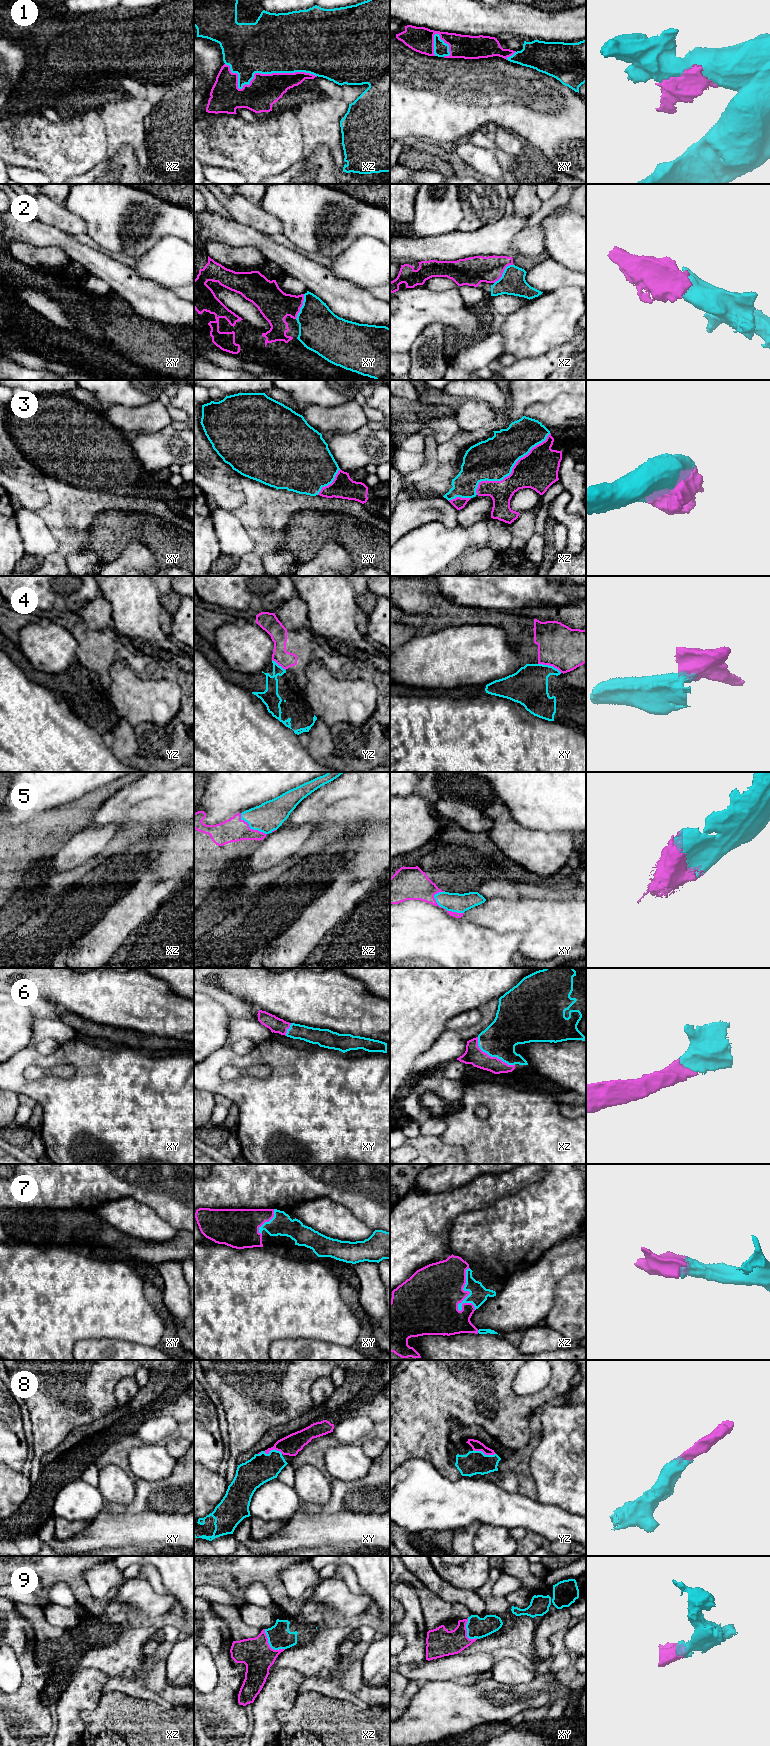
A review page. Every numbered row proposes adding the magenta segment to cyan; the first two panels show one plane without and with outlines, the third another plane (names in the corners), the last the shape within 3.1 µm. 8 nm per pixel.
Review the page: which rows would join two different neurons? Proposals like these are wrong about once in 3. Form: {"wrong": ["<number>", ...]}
{"wrong": ["4"]}

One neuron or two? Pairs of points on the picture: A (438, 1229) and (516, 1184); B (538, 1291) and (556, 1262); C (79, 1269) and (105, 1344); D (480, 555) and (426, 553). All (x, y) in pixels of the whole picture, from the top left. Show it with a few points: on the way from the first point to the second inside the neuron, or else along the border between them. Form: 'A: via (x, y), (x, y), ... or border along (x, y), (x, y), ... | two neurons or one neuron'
A: via (454, 1209), (465, 1198), (496, 1187) | one neuron
B: via (538, 1284), (539, 1280), (550, 1269) | one neuron
C: border along (80, 1339), (116, 1338), (126, 1341) | two neurons
D: border along (485, 545), (474, 548), (464, 555) | two neurons

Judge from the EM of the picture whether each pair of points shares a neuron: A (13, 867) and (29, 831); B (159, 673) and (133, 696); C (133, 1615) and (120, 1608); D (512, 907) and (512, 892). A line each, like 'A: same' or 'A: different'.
A: same
B: different
C: different
D: different

